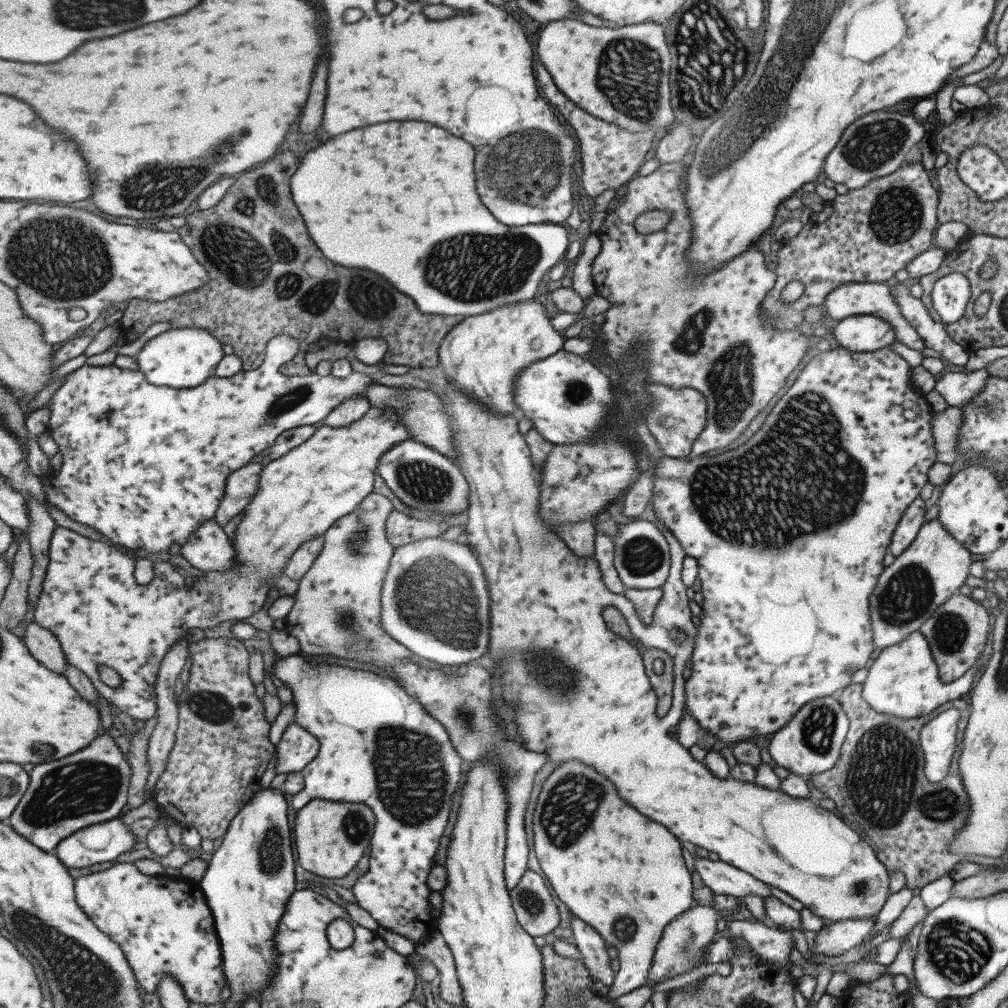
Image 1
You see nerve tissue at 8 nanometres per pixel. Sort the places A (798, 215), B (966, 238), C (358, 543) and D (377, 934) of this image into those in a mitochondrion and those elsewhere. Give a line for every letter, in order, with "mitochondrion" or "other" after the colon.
A: other
B: other
C: mitochondrion
D: other

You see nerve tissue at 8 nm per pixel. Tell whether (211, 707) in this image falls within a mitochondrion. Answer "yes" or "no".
yes

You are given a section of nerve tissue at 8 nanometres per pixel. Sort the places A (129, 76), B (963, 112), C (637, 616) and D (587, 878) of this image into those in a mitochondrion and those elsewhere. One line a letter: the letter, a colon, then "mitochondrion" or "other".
A: other
B: other
C: other
D: other

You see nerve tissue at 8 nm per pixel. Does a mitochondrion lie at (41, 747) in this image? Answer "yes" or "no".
yes

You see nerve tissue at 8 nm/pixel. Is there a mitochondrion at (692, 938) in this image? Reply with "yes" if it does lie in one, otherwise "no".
yes

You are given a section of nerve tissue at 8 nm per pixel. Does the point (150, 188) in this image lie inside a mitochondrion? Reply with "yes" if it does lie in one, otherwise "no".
yes

